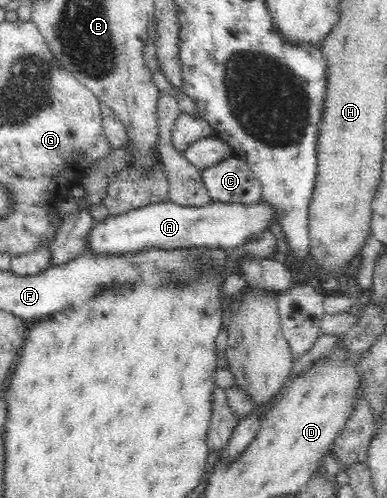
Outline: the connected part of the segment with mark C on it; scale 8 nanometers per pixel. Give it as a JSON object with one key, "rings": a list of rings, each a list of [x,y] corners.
{"rings":[[[236,156],[202,169],[200,175],[214,202],[255,205],[262,201],[260,181],[252,169]]]}

